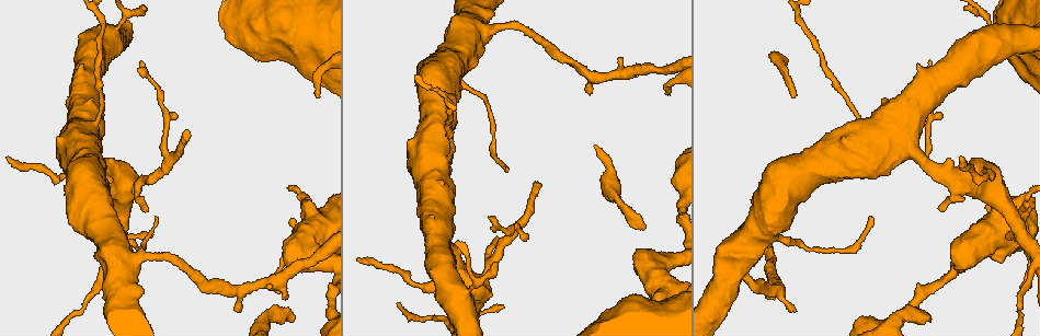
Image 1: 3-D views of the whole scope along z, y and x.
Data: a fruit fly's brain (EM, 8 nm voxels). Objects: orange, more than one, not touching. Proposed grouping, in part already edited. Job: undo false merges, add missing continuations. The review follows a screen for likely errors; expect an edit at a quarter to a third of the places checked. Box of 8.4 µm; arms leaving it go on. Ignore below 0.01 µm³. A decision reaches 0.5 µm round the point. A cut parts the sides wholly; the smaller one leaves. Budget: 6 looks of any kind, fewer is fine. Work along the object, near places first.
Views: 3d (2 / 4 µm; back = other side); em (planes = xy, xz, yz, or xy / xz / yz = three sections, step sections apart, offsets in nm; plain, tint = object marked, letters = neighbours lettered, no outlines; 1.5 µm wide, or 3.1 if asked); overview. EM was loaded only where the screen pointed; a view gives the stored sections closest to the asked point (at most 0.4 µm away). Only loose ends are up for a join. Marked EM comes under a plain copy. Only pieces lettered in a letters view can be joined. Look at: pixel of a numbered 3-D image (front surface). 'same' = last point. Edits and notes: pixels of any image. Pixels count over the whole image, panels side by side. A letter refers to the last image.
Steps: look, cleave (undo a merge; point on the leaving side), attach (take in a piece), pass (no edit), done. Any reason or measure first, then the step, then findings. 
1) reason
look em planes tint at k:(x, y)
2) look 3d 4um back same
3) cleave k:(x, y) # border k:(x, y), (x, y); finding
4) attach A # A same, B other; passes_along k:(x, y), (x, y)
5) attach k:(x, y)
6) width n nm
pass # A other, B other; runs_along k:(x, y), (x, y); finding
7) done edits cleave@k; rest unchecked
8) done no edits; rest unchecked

free end
look 3d 4um at 1:(541, 186)

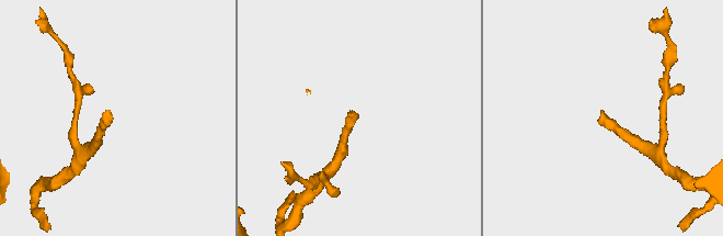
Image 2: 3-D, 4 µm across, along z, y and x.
need the tissue
look em xz step 4 letters at 2:(354, 115)

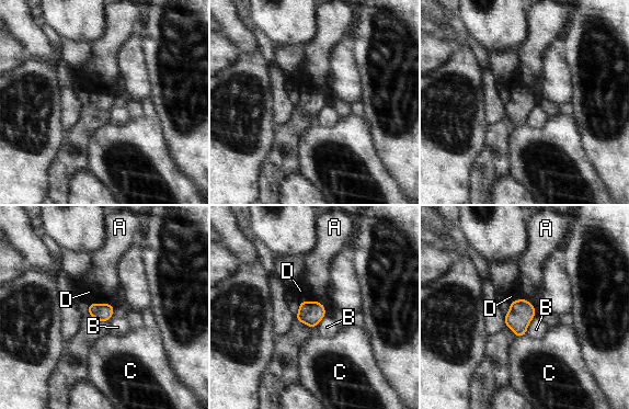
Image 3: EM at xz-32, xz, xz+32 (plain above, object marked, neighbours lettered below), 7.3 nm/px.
pass # A other, B other, C other, D other; border 3:(510, 303), (526, 299), (535, 316); none of them fits

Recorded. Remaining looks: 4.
look em xz step 8 tint at 1:(1008, 228)

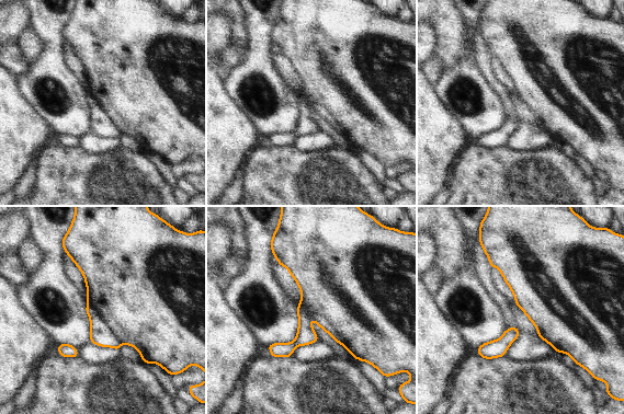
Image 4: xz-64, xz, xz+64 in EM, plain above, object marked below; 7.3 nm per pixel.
cut it another way
look em planes letters same

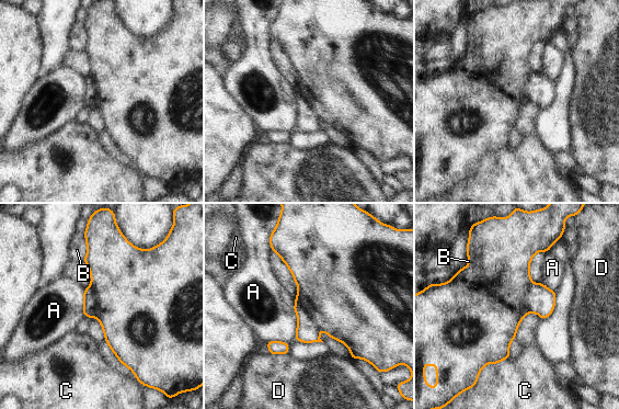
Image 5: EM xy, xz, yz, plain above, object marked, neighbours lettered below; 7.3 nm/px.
cleave 5:(89, 295) # A other, B other, C other, D other; border 5:(90, 285), (94, 294), (94, 316); a second neuron is stuck on

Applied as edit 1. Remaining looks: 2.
done edits cleave@5; rest unchecked

